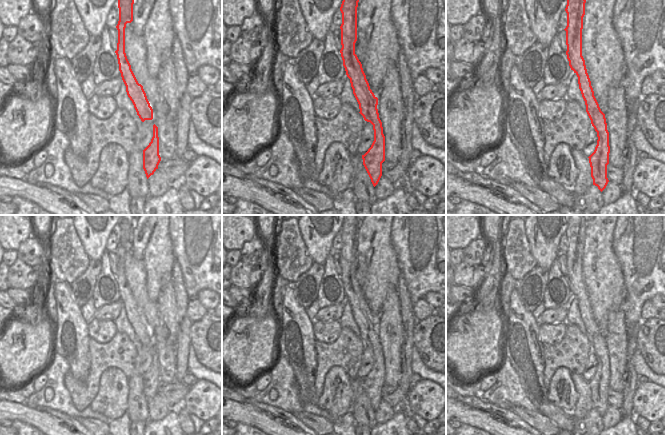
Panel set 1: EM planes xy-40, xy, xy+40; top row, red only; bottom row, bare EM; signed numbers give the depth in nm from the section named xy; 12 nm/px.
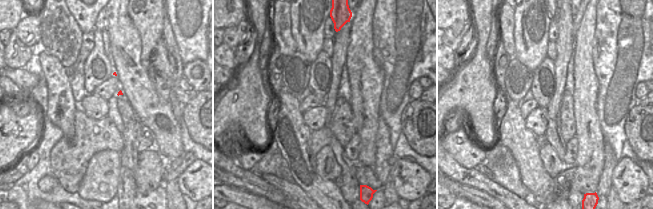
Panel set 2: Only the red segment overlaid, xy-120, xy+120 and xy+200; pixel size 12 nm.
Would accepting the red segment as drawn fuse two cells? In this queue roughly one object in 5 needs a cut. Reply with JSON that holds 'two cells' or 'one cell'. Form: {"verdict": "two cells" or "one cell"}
{"verdict": "one cell"}

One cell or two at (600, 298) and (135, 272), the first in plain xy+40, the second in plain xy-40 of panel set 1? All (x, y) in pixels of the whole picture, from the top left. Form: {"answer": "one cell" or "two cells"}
{"answer": "two cells"}

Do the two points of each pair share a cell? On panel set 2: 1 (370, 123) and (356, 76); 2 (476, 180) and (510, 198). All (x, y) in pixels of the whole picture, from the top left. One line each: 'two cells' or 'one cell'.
1: one cell
2: one cell

